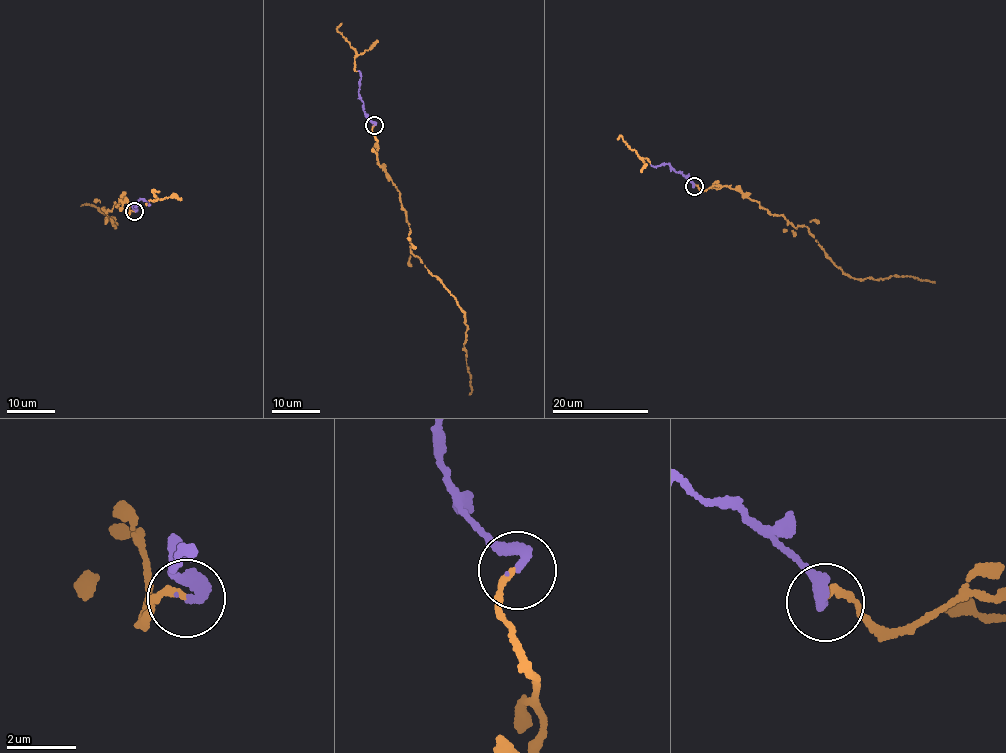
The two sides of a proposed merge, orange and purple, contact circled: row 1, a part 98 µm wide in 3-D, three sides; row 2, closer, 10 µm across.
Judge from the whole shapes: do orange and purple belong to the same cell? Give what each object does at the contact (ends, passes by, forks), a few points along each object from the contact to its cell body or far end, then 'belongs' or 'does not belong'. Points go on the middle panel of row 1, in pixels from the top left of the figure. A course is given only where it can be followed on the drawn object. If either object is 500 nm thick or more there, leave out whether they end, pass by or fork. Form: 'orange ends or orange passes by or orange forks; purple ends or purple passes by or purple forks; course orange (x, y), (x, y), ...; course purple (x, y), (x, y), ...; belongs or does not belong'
orange ends; purple ends; course orange (375, 125), (376, 159), (400, 192), (411, 230), (410, 251), (443, 284), (465, 313), (469, 394); course purple (375, 125), (366, 116), (358, 91), (361, 73), (358, 71); belongs

